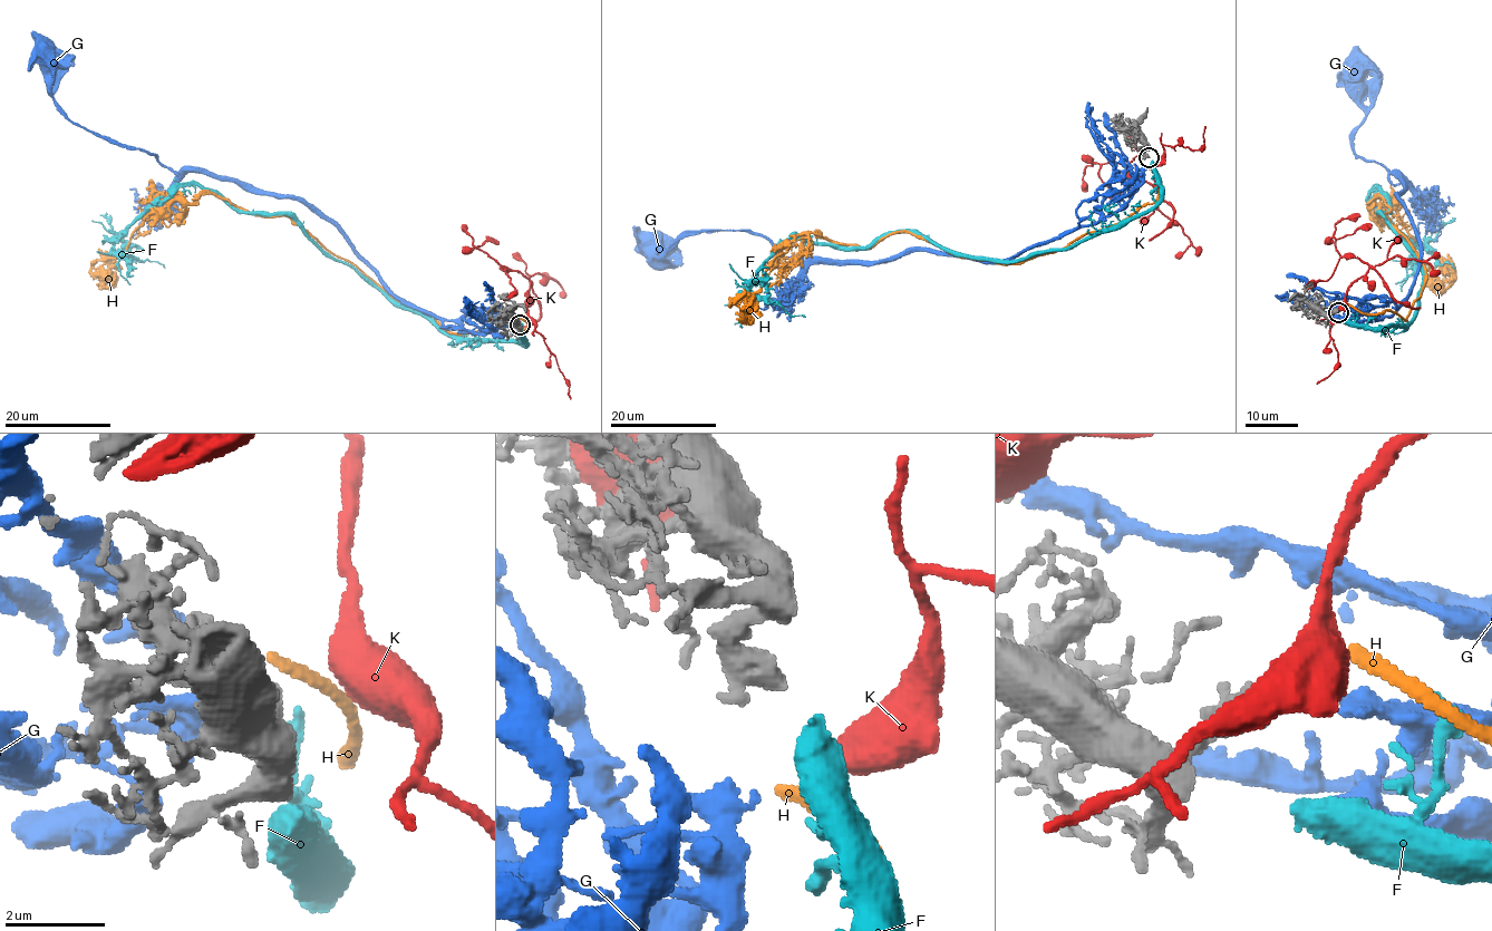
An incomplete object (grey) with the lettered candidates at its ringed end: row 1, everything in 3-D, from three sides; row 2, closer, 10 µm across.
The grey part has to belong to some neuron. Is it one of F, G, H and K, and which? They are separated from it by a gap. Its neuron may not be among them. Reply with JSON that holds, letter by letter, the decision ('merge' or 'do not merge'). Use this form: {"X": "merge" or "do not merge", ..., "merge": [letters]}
{"F": "merge", "G": "do not merge", "H": "do not merge", "K": "do not merge", "merge": ["F"]}

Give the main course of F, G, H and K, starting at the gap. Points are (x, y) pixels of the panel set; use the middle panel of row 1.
F: (1152, 161), (1154, 205), (1011, 261), (953, 255), (913, 232), (863, 246), (787, 239), (751, 291), (805, 317)
G: (1146, 167), (1075, 229), (1001, 261), (919, 251), (804, 270), (740, 230), (649, 246)
H: (1151, 168), (1151, 203), (1011, 263), (910, 232), (863, 249), (794, 234), (736, 319)
K: (1156, 162), (1156, 191), (1131, 170), (1112, 162), (1085, 168), (1083, 187), (1086, 192)

